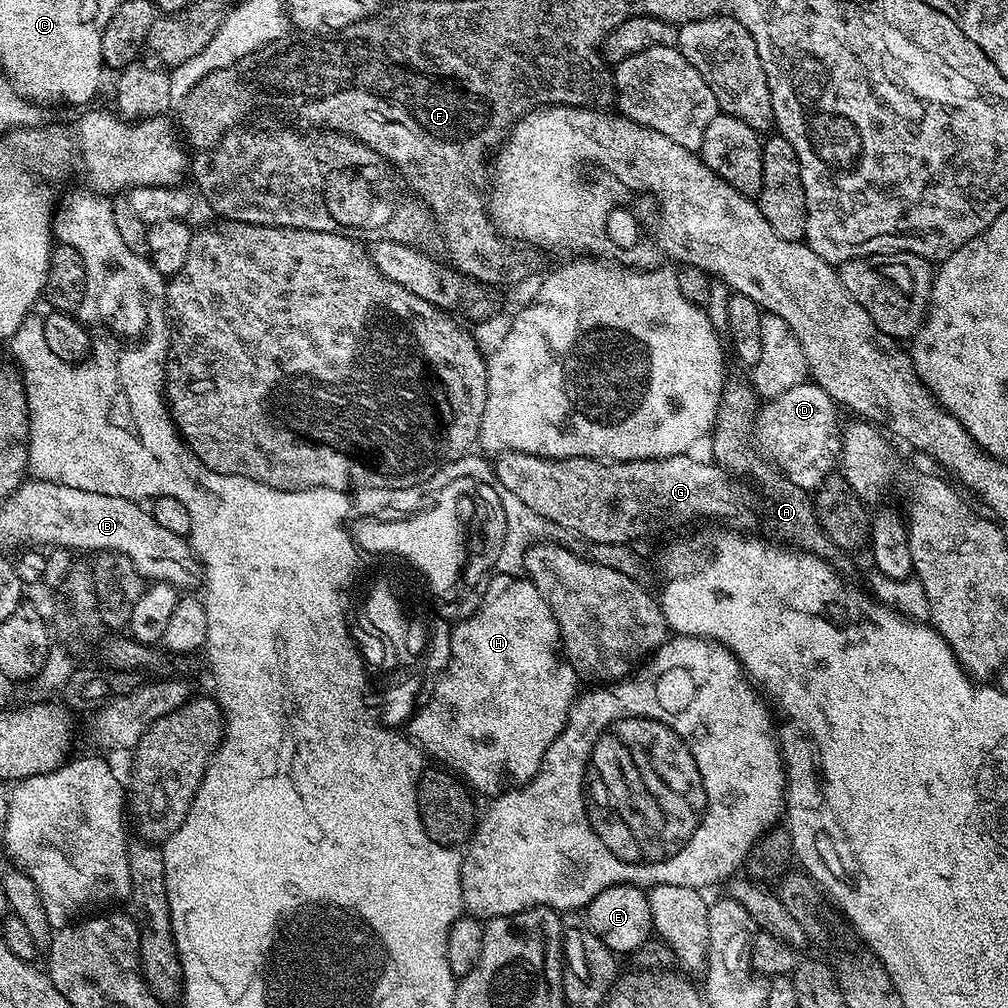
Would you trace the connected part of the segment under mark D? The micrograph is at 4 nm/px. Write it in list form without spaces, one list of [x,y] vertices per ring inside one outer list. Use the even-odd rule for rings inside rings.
[[[805,382],[790,386],[786,394],[778,394],[767,401],[768,404],[754,420],[754,436],[764,443],[763,451],[783,471],[820,472],[821,477],[831,476],[837,471],[842,439],[841,421],[836,421],[838,405],[817,384]],[[820,436],[820,440],[816,440]],[[772,456],[773,457],[772,457]]]

